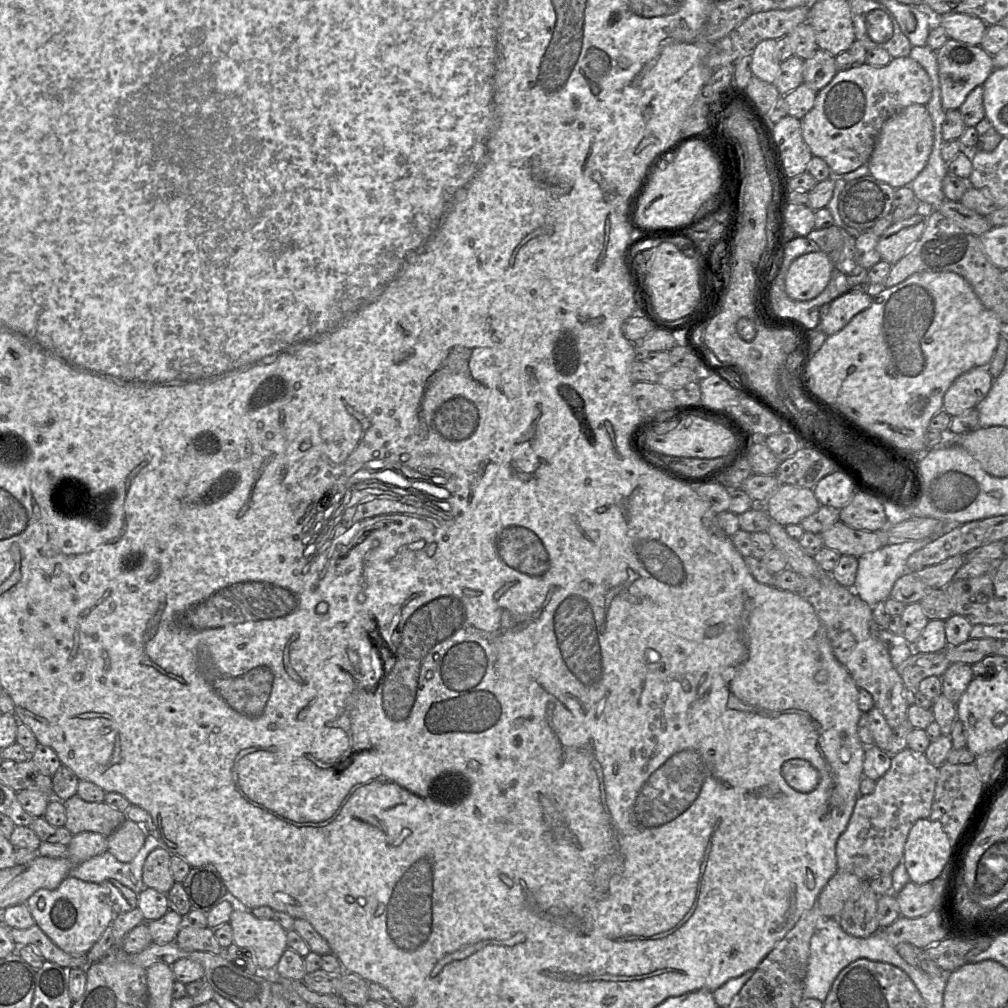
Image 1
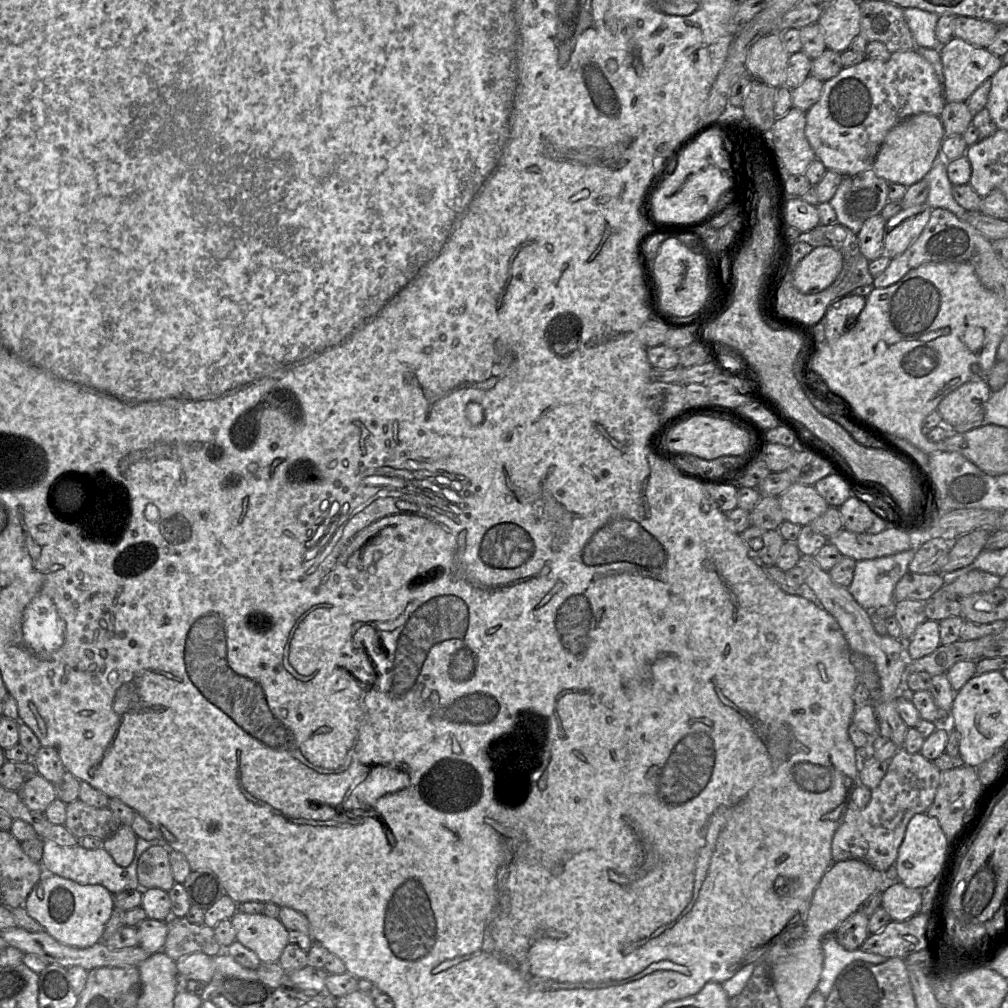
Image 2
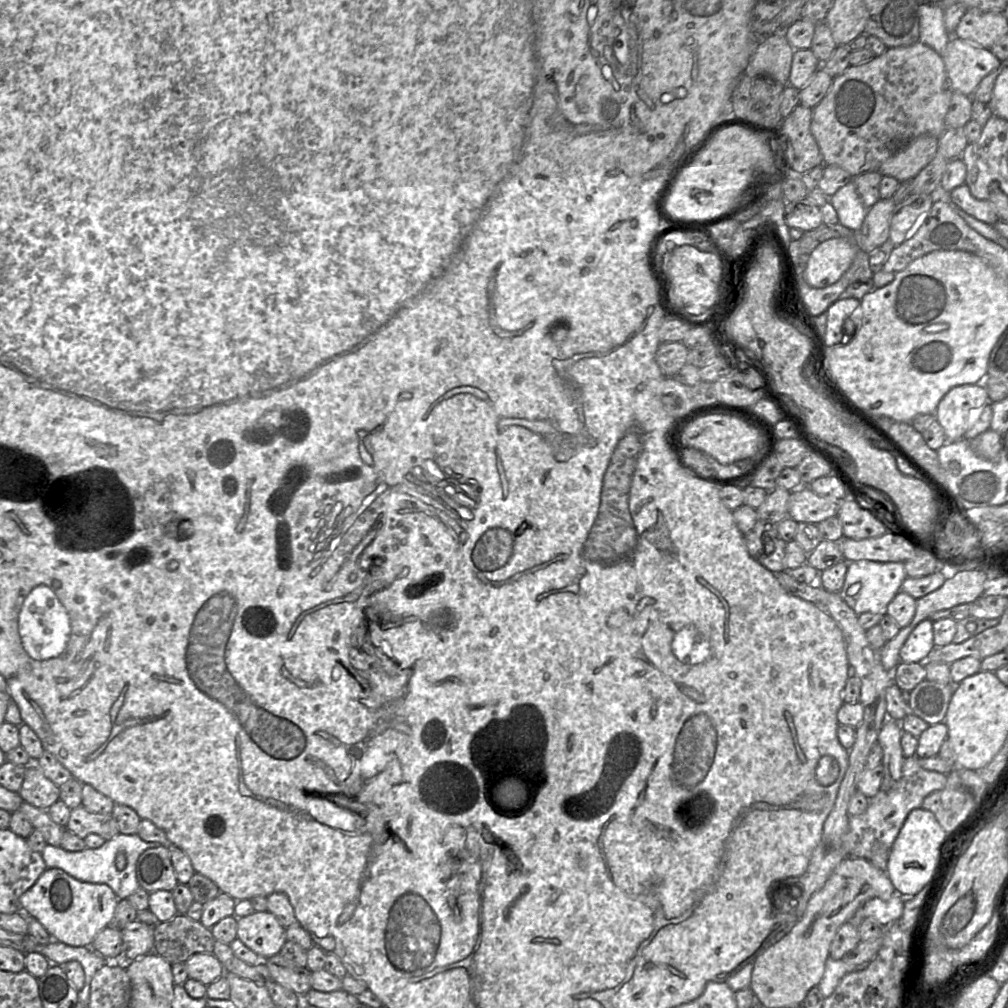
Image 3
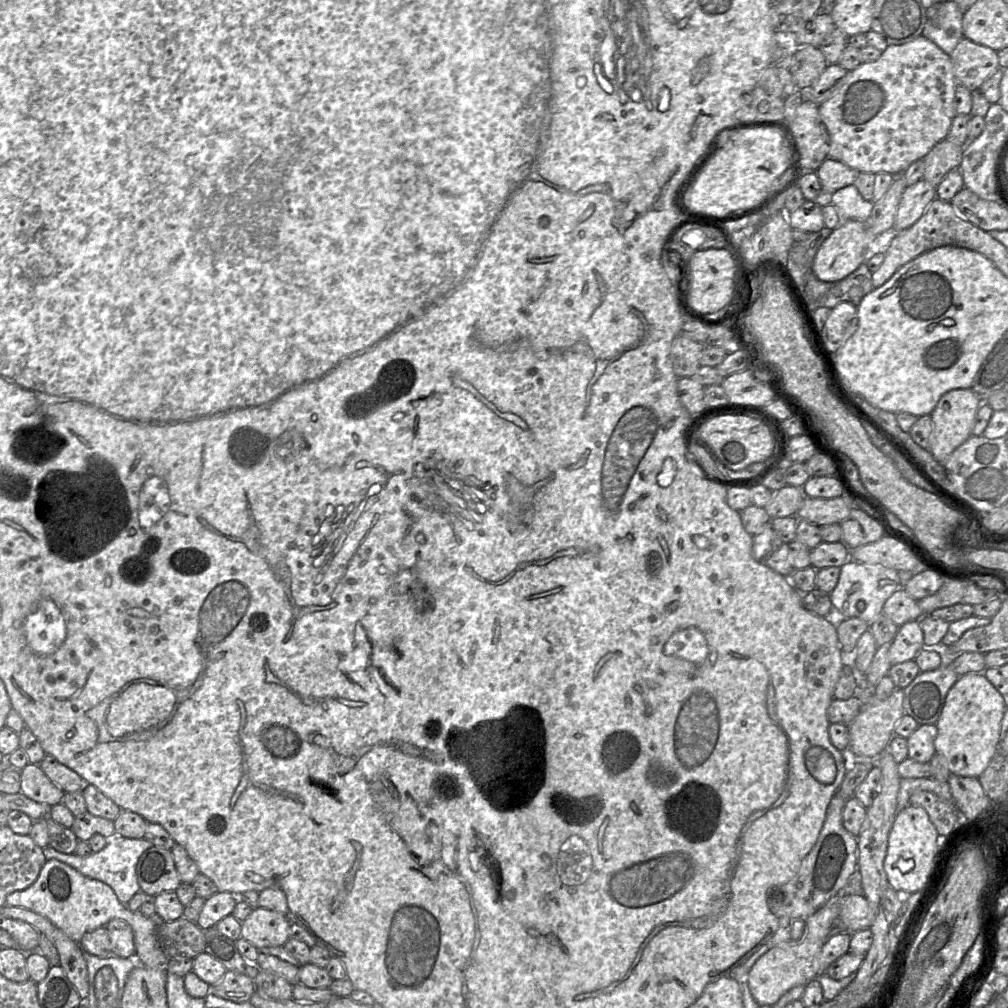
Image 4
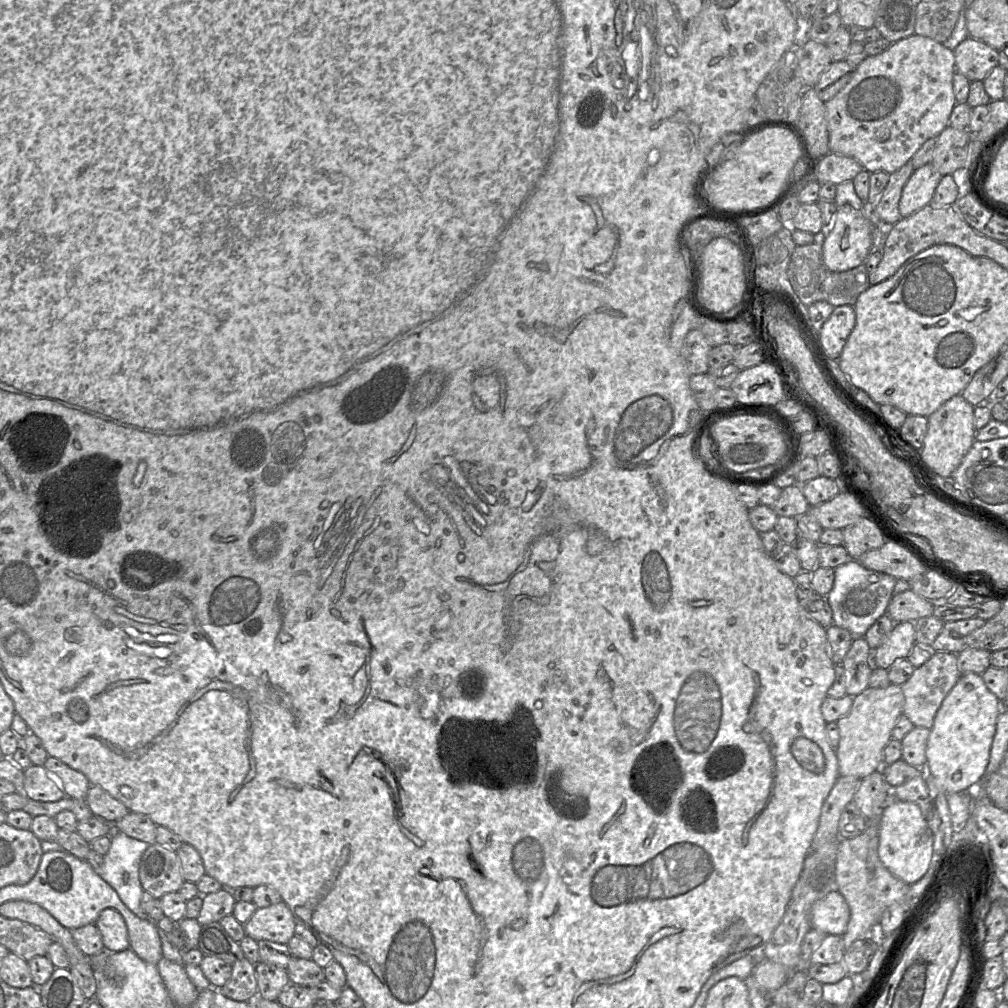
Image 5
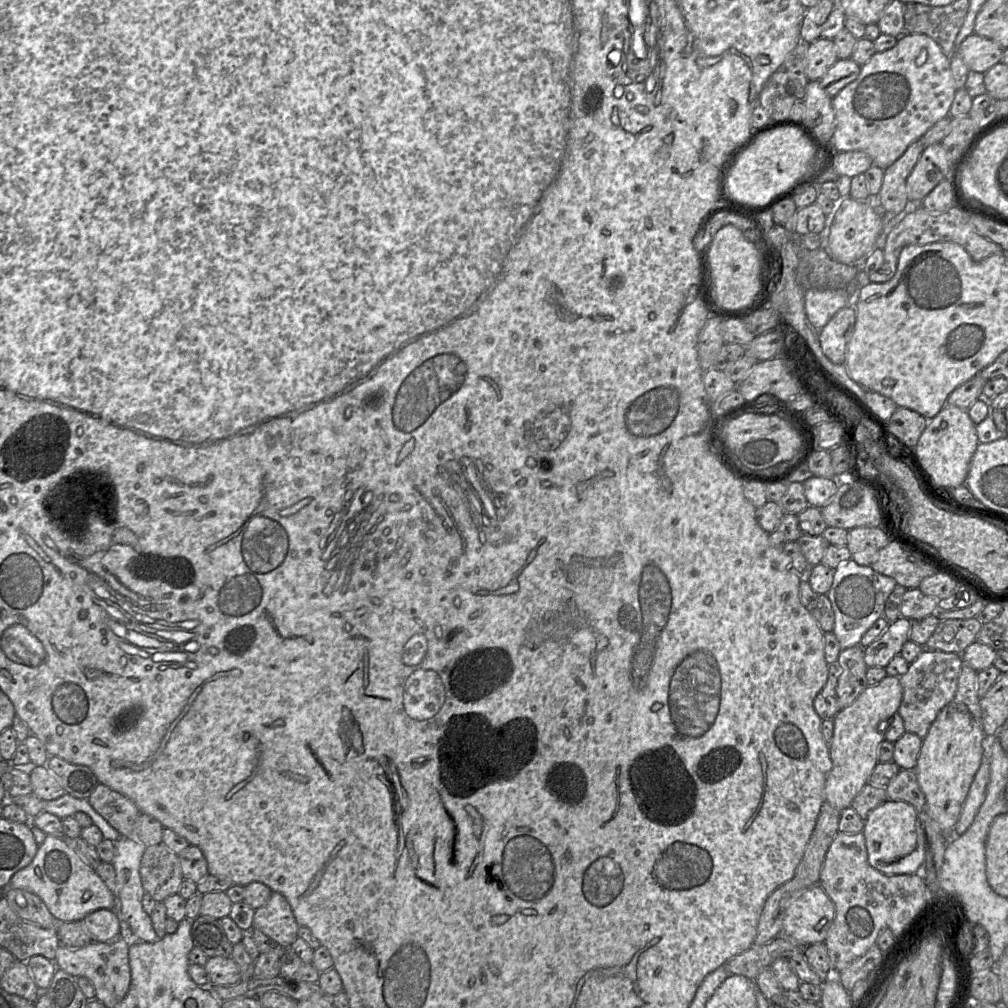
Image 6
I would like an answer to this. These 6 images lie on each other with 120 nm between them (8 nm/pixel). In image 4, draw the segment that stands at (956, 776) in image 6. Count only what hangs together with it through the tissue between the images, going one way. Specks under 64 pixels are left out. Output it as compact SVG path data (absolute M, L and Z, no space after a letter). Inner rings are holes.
M984 673L959 676L949 689L942 712L935 723L937 735L934 748L936 753L946 758L950 773L978 778L986 769L999 742L1001 721L1006 708L1002 695Z

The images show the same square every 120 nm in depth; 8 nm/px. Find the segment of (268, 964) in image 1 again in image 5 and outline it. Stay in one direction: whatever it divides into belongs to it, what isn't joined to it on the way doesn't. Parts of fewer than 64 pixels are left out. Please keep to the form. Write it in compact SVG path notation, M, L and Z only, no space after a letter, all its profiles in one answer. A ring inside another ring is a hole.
M284 901L264 908L257 908L252 917L244 924L249 937L261 941L268 940L287 944L294 936L295 920Z

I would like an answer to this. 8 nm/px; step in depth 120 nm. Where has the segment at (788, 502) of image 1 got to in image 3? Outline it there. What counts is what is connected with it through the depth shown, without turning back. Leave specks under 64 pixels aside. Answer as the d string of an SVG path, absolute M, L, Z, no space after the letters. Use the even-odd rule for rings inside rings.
M801 486L791 492L789 517L796 522L818 524L837 516L842 500L830 500L814 493L809 486Z

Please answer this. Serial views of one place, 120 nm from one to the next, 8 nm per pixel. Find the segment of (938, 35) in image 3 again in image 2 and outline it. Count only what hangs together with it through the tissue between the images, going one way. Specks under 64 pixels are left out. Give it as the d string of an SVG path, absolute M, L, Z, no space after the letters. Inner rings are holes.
M904 8L903 13L916 47L939 49L935 35L939 15L919 8Z

